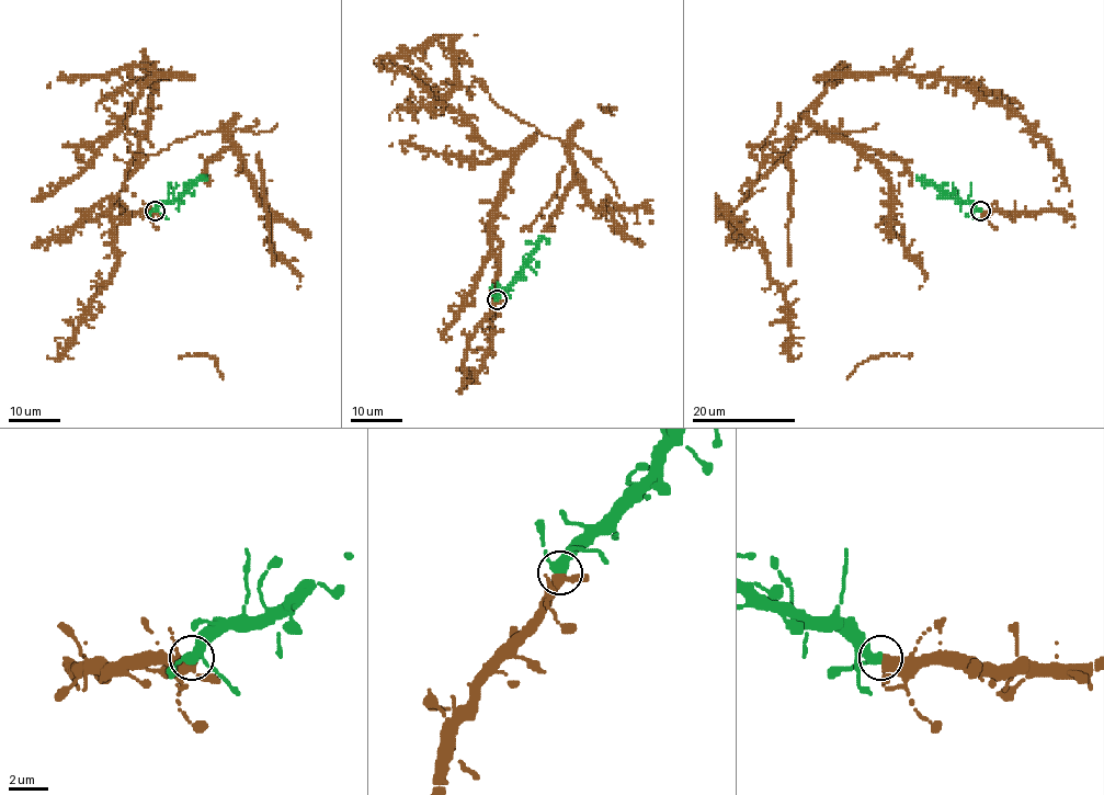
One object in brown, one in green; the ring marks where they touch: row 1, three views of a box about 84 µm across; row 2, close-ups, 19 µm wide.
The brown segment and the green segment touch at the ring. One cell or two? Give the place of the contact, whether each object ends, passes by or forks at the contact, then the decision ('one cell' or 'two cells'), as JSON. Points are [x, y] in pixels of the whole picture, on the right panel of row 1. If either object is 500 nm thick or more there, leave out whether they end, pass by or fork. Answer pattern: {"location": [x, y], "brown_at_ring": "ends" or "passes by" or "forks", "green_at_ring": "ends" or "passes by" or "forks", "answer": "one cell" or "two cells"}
{"location": [980, 211], "brown_at_ring": "passes by", "green_at_ring": "passes by", "answer": "one cell"}

